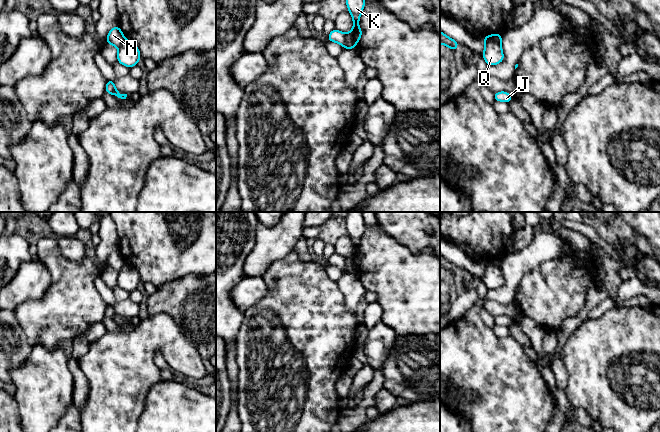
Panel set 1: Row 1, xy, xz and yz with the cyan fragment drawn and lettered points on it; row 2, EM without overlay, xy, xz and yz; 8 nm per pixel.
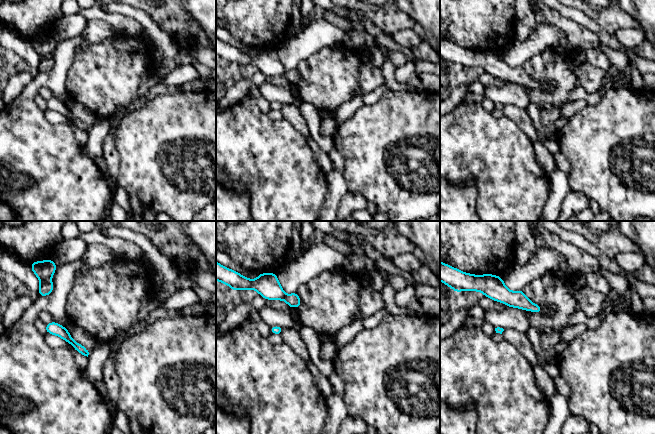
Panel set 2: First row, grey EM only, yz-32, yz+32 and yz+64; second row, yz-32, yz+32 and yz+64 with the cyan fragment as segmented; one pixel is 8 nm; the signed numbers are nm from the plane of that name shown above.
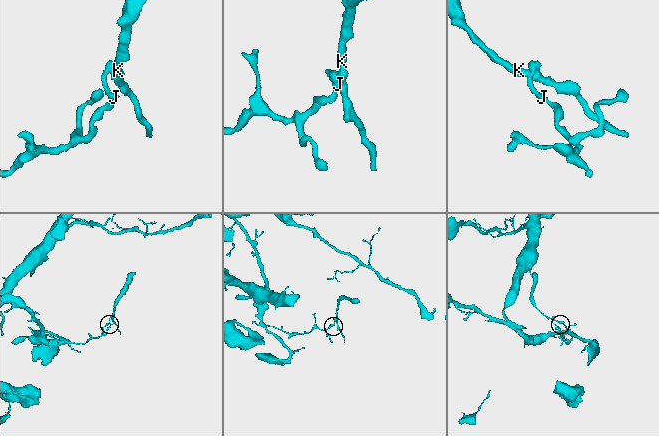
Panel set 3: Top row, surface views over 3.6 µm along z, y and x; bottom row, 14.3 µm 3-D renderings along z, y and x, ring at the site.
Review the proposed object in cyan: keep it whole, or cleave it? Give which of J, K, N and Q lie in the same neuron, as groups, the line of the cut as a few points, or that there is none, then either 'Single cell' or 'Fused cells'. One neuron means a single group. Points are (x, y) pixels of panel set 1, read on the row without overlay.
Groups: J N / K Q. Split along yz (485, 265), (500, 266). Fused cells

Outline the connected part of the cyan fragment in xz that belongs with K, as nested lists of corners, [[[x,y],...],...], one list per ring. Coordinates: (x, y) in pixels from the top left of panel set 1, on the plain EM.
[[[347,212],[346,229],[353,243],[353,253],[346,258],[346,273],[354,273],[361,263],[362,253],[358,247],[366,228],[362,212]]]

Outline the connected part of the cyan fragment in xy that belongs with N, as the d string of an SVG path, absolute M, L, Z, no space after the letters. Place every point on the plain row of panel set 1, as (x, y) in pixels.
M118 249L107 257L107 269L114 269L119 272L124 265L125 260Z

